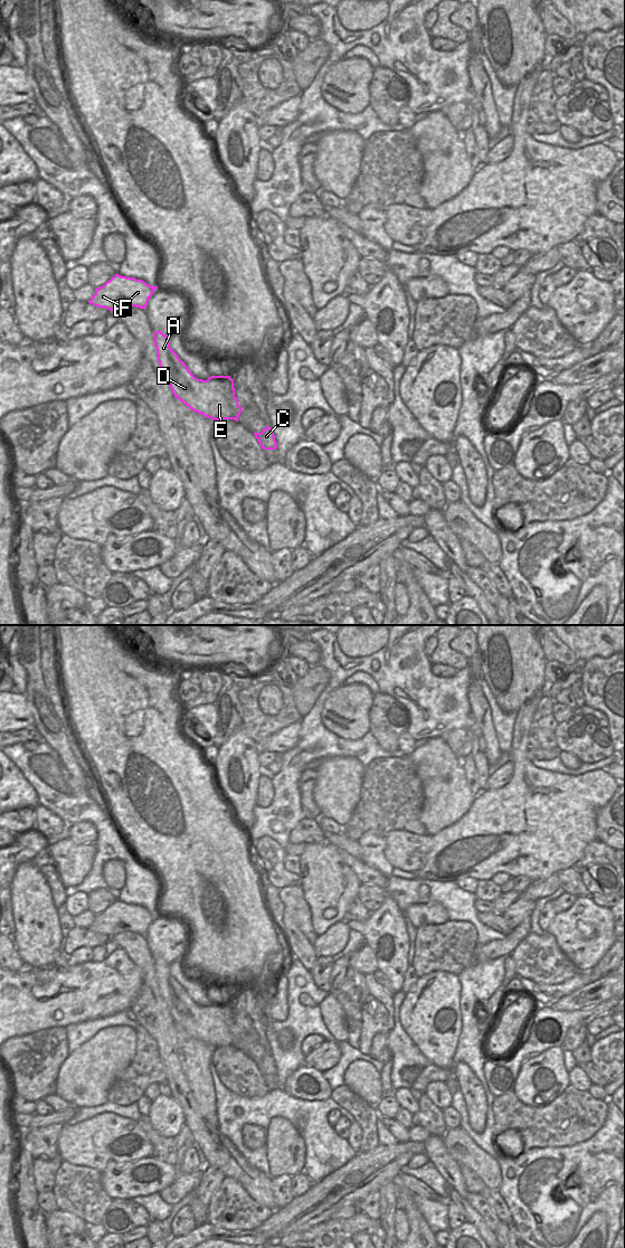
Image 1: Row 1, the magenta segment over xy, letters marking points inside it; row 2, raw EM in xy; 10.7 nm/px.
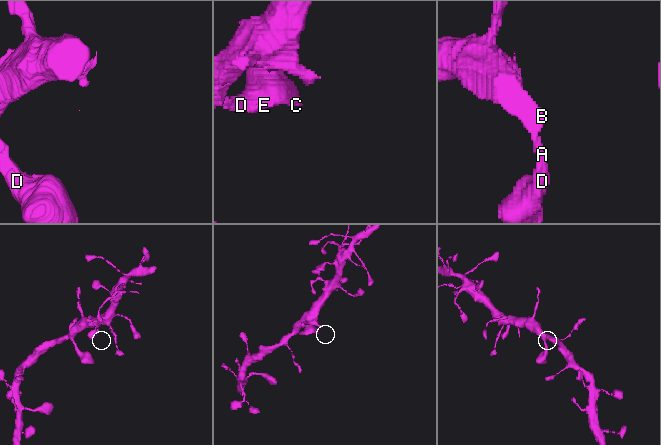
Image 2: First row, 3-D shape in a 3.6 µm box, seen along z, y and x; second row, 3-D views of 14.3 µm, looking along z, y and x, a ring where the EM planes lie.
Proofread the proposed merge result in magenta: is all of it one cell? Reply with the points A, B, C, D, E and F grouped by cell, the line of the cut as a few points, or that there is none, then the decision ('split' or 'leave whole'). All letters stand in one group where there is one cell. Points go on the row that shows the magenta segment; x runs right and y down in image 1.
A B C D E F | no cut | leave whole

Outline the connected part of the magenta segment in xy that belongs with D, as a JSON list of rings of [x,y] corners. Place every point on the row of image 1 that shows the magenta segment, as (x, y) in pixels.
[[[155,331],[153,339],[159,366],[176,398],[193,412],[216,422],[222,419],[238,422],[242,407],[235,397],[234,380],[230,376],[198,379],[170,348],[170,338],[161,331]]]

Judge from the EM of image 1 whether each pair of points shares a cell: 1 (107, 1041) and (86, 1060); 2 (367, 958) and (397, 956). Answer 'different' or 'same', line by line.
1: same
2: different

